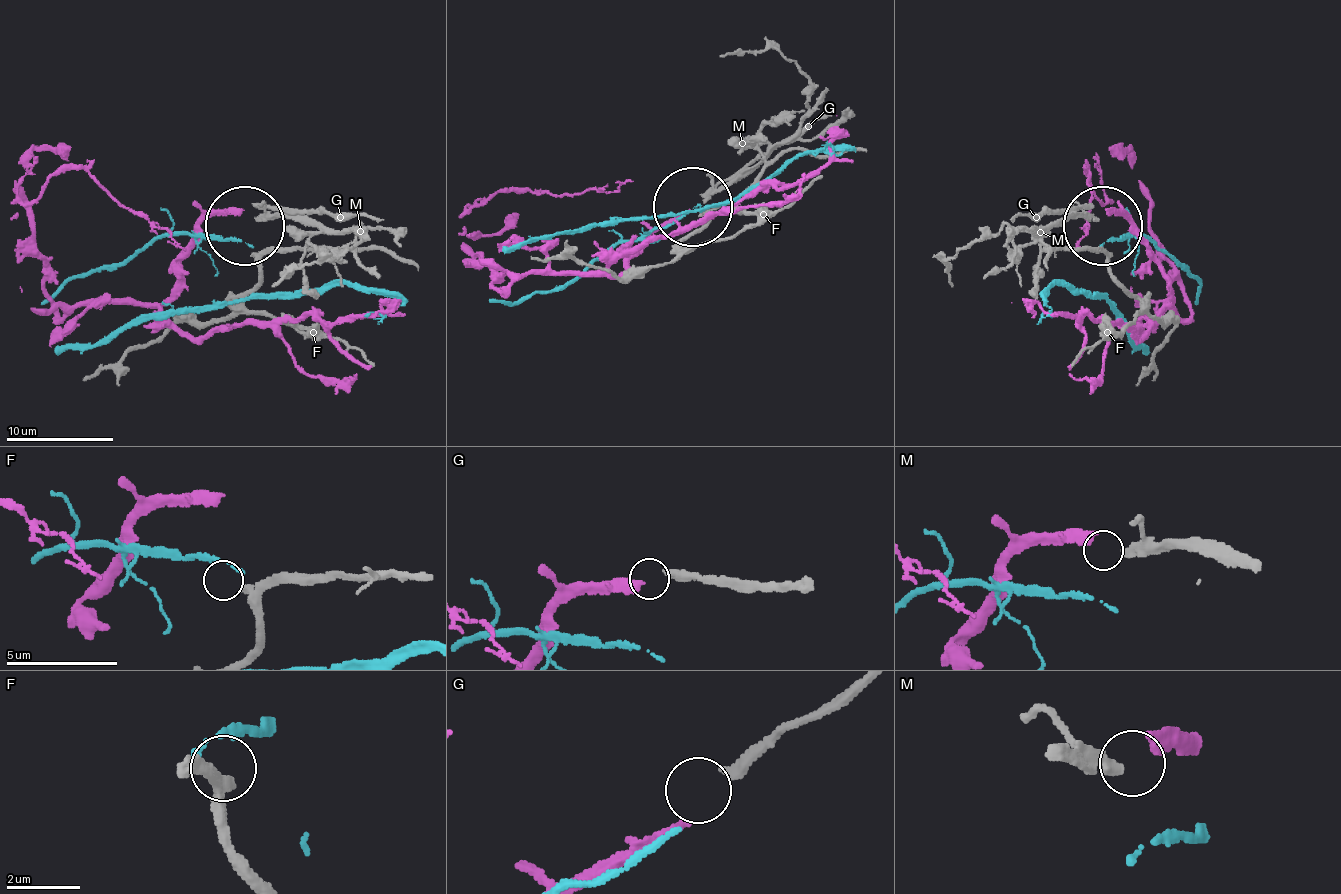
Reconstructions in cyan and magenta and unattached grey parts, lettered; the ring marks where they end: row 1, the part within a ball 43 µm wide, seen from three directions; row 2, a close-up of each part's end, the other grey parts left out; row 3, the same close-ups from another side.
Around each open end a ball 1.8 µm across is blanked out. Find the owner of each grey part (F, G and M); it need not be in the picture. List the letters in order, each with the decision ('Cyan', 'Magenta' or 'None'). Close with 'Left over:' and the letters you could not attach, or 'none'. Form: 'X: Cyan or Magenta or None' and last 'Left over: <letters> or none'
F: None
G: None
M: Magenta
Left over: F, G

